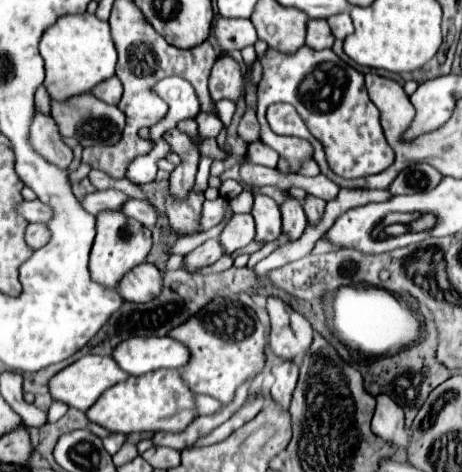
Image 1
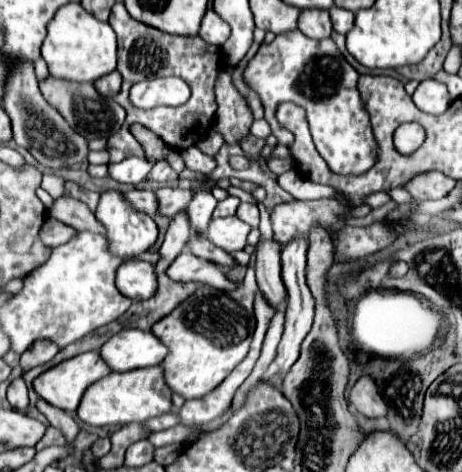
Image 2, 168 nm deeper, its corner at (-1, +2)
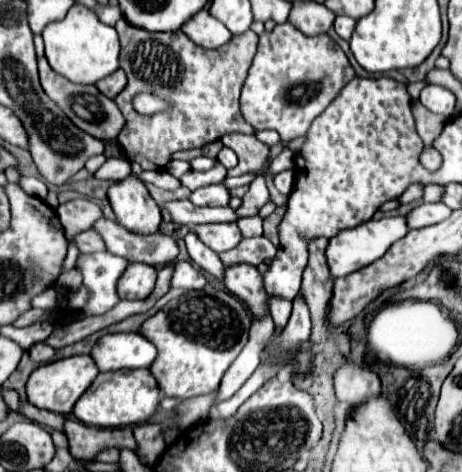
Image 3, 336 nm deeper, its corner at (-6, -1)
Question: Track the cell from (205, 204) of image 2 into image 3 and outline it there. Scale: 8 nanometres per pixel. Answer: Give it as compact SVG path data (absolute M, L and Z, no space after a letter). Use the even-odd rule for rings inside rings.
M190 231L190 233L186 235L186 247L188 247L188 253L190 253L190 257L192 257L192 261L194 261L196 265L200 265L204 271L212 273L214 277L218 277L218 279L222 281L224 263L220 261L218 253L214 253L208 245L204 245L194 231Z

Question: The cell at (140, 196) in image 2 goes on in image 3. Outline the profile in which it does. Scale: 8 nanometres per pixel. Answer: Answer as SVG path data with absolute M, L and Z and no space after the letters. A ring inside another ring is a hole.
M168 201L162 205L172 217L174 223L196 227L202 223L230 223L236 221L230 207L196 207L190 201Z

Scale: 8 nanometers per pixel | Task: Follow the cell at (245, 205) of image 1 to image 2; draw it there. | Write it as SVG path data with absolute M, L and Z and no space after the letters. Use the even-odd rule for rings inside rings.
M241 204L239 210L237 210L237 216L249 224L251 228L257 228L259 226L259 210L255 204Z

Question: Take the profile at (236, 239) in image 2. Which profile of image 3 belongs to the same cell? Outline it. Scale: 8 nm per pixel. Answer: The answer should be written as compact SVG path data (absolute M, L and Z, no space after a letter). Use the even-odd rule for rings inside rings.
M206 223L206 225L194 227L194 231L216 253L234 249L234 245L238 245L242 241L242 233L236 223Z

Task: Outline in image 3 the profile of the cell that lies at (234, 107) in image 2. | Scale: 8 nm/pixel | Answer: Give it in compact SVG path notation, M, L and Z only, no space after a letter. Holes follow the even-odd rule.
M228 133L222 137L222 143L230 147L240 159L240 163L228 171L228 177L242 175L242 173L260 173L268 157L268 147L262 141L258 141L254 135Z

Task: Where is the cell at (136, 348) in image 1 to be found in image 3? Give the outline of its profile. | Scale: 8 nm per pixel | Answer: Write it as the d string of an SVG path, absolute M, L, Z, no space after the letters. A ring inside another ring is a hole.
M108 333L94 345L90 355L100 371L118 371L150 367L158 351L142 333Z

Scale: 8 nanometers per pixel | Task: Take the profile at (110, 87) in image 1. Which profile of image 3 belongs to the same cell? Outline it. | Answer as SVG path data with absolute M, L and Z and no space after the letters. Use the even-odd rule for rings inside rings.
M118 69L116 73L108 75L106 79L100 79L100 81L96 83L96 87L98 87L100 93L104 93L106 97L114 99L114 97L116 97L124 87L126 87L126 75L124 75L122 69Z

